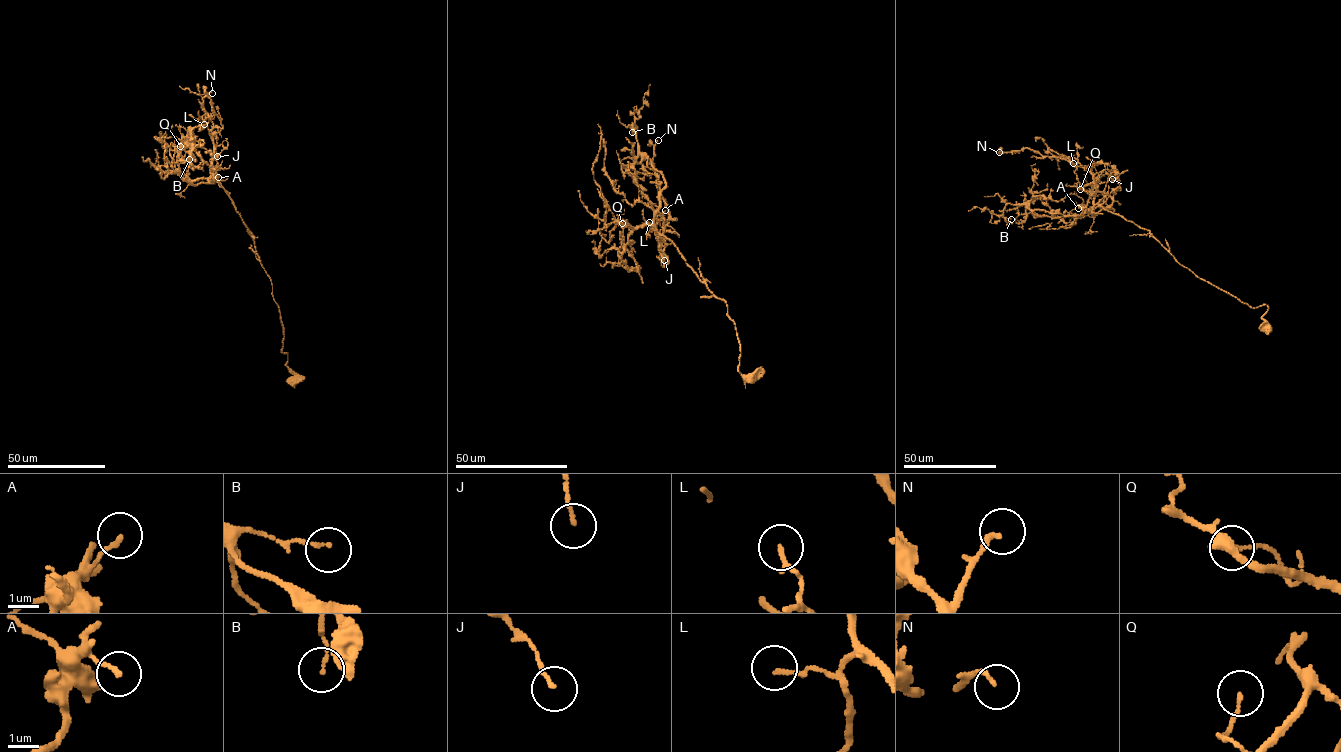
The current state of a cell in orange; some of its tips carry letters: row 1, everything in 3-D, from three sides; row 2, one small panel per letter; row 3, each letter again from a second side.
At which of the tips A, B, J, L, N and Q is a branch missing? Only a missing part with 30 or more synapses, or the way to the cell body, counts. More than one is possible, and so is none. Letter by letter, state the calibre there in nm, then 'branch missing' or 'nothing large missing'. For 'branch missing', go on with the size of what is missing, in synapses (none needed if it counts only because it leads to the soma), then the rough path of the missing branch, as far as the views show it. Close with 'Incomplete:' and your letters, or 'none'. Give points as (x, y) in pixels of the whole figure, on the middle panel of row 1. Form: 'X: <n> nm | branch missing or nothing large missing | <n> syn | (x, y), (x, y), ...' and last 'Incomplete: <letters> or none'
A: 160 nm | nothing large missing
B: 100 nm | nothing large missing
J: 110 nm | nothing large missing
L: 150 nm | nothing large missing
N: 140 nm | branch missing | 30 syn | (658, 140), (667, 143), (683, 125), (686, 96)
Q: 120 nm | nothing large missing
Incomplete: N

